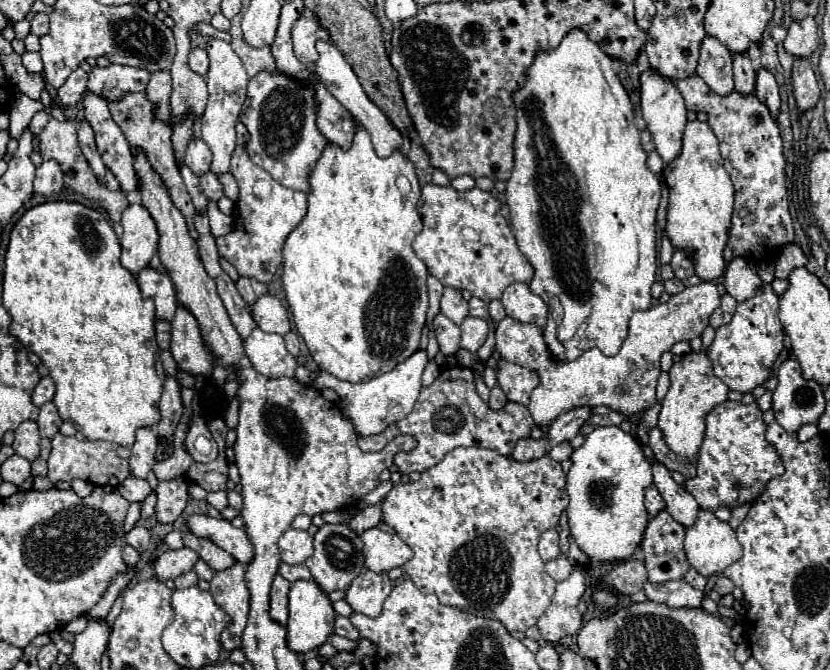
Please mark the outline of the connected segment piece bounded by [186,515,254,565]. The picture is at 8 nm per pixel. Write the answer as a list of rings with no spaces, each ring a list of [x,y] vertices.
[[[190,515],[186,521],[192,533],[210,539],[226,553],[230,553],[236,561],[248,565],[254,559],[254,545],[250,543],[246,531],[234,527],[230,521],[214,519],[206,515]]]

